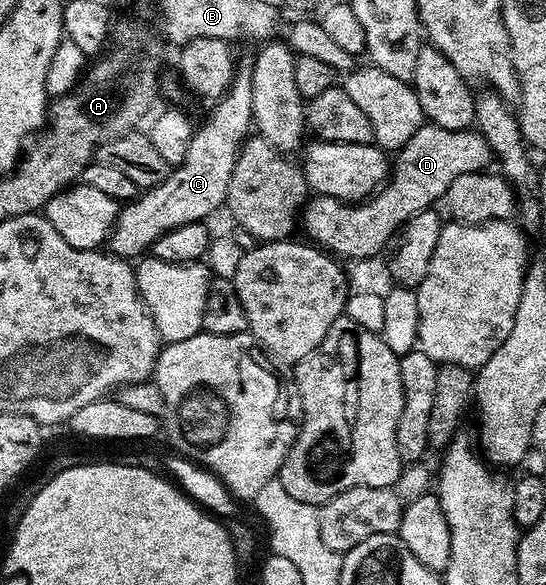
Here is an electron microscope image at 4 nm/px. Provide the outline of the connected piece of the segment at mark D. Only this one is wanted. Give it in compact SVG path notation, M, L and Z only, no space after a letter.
M425 123L418 131L414 131L414 135L410 135L410 143L402 146L395 157L384 184L371 197L359 203L339 201L336 197L313 196L302 209L302 229L308 232L307 240L340 259L359 259L383 254L388 247L388 241L404 222L424 209L433 208L439 197L440 200L447 198L450 183L454 183L458 175L485 172L494 161L492 148L475 128L450 131L431 123Z

